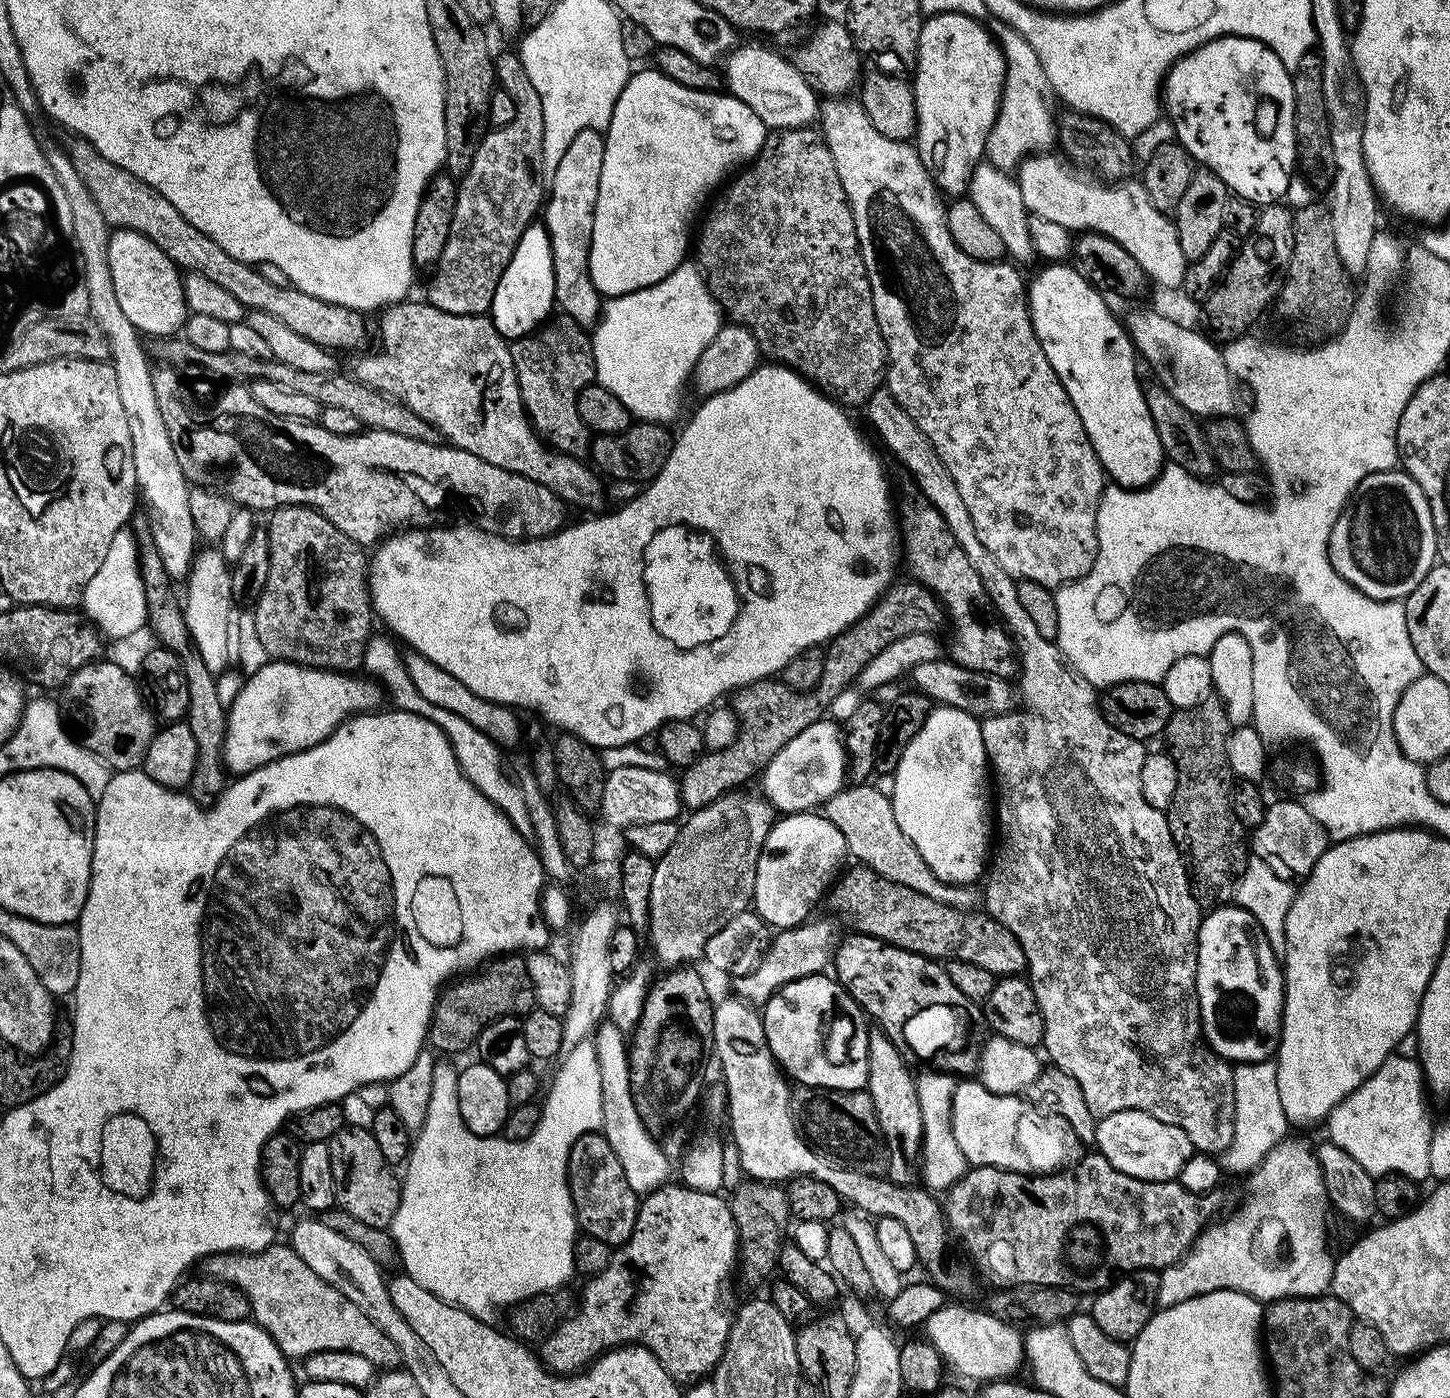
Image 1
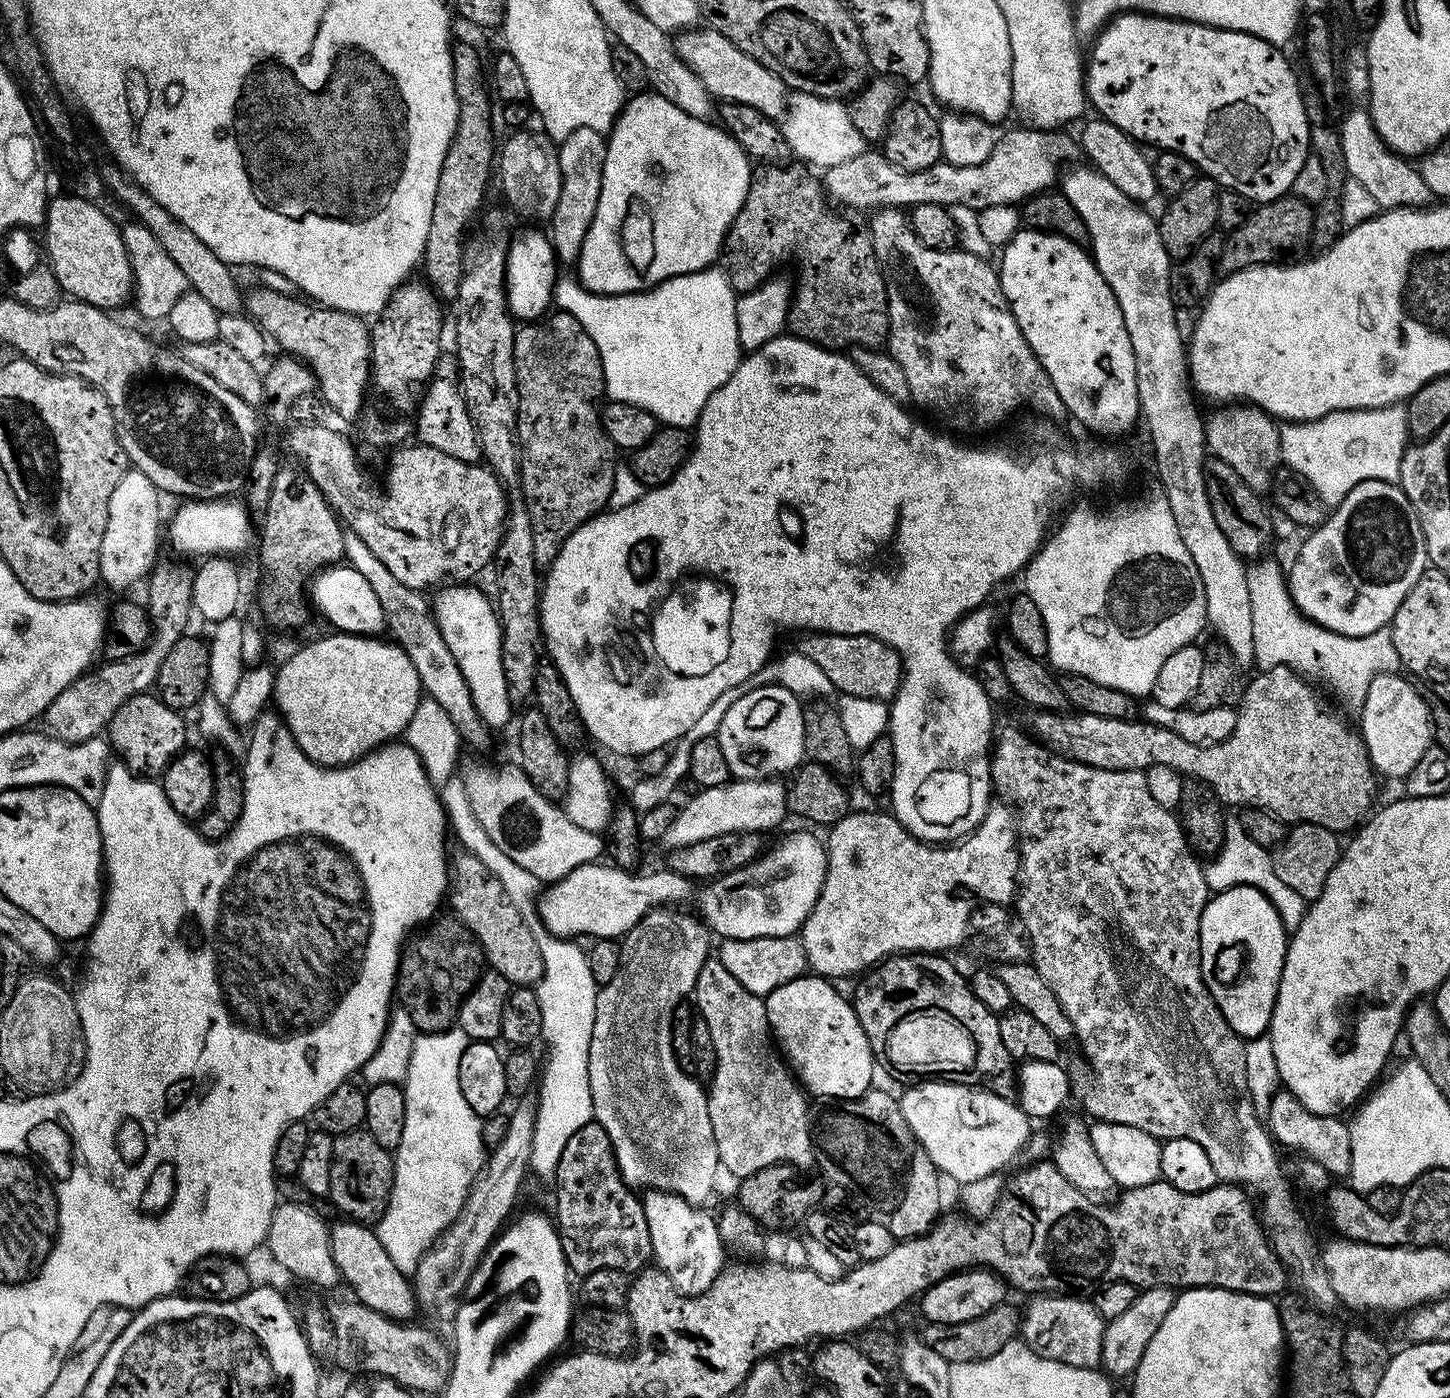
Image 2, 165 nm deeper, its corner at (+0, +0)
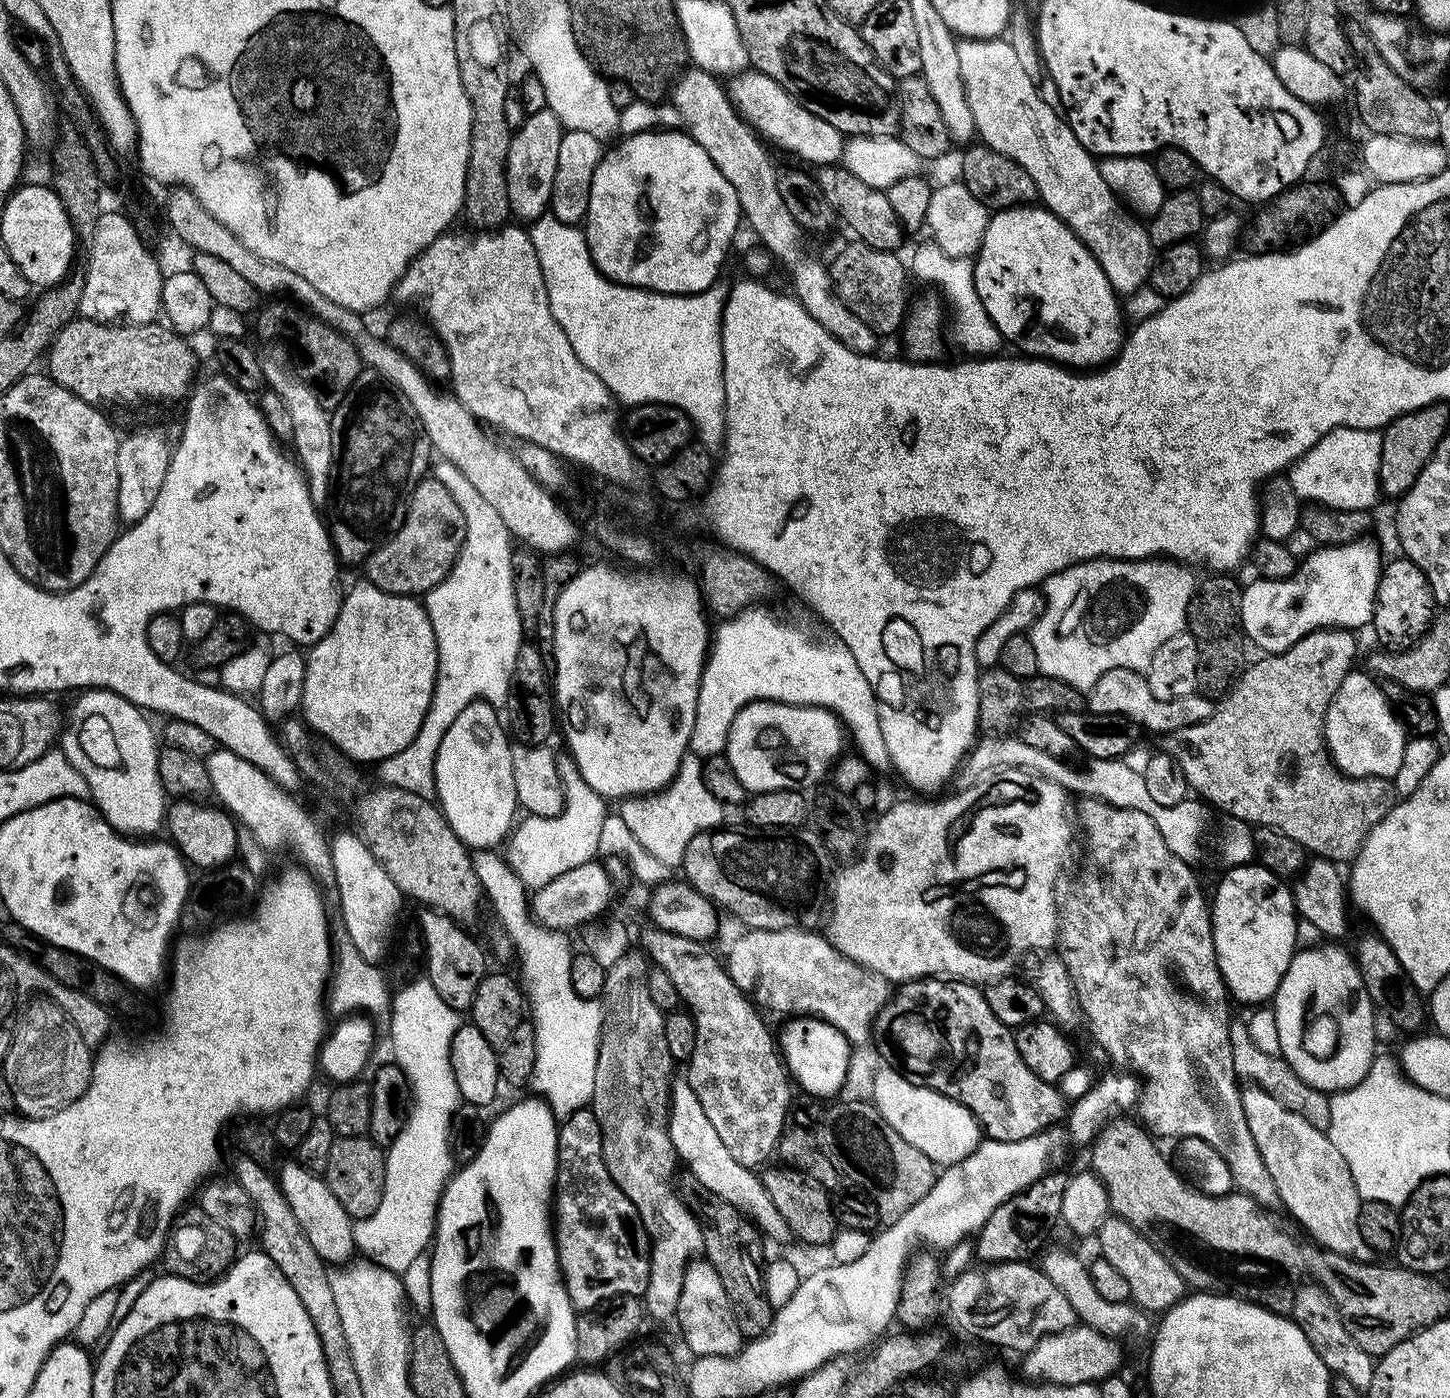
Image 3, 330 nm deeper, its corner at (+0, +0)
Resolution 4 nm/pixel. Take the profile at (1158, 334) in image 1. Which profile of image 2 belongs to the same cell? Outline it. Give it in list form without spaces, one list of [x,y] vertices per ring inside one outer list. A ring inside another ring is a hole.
[[[1220,406],[1204,421],[1204,442],[1213,457],[1226,462],[1250,490],[1264,494],[1271,489],[1281,467],[1280,431],[1268,413],[1255,406]]]

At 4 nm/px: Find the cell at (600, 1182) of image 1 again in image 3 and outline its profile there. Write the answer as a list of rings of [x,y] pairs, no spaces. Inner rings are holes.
[[[591,1107],[578,1109],[574,1114],[563,1117],[558,1124],[556,1134],[556,1186],[554,1189],[554,1235],[556,1238],[556,1258],[560,1261],[560,1275],[564,1277],[564,1289],[568,1292],[573,1309],[587,1310],[598,1306],[603,1300],[609,1300],[612,1296],[643,1297],[650,1278],[650,1254],[652,1253],[648,1243],[648,1231],[644,1229],[644,1223],[640,1220],[634,1202],[630,1202],[630,1198],[626,1198],[626,1194],[622,1194],[622,1190],[616,1185],[614,1178],[610,1178],[610,1170],[604,1161],[600,1123],[596,1115],[592,1113]]]

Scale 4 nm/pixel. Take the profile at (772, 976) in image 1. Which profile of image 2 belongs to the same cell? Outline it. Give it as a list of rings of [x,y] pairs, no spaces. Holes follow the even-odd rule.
[[[989,803],[980,825],[955,846],[930,844],[911,836],[895,815],[877,810],[852,810],[831,825],[826,835],[828,865],[824,885],[818,902],[798,933],[808,968],[817,977],[835,978],[863,973],[885,958],[905,952],[948,954],[968,936],[972,899],[984,904],[1011,905],[1018,892],[1020,871],[1018,816],[1007,803],[996,803]]]

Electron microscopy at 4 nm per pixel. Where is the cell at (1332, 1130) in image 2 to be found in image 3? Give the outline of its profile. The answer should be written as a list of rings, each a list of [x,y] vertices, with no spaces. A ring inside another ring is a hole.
[[[1230,1023],[1230,1050],[1234,1054],[1234,1070],[1237,1077],[1244,1079],[1245,1076],[1248,1082],[1255,1087],[1266,1090],[1266,1094],[1270,1094],[1270,1098],[1278,1098],[1278,1102],[1282,1102],[1282,1106],[1294,1110],[1294,1114],[1302,1114],[1302,1118],[1306,1118],[1306,1122],[1310,1122],[1316,1128],[1327,1129],[1330,1122],[1329,1097],[1314,1086],[1302,1082],[1302,1078],[1298,1078],[1298,1074],[1294,1074],[1294,1070],[1284,1061],[1283,1056],[1265,1054],[1262,1050],[1258,1050],[1258,1046],[1254,1046],[1254,1038],[1250,1038],[1247,1023]]]

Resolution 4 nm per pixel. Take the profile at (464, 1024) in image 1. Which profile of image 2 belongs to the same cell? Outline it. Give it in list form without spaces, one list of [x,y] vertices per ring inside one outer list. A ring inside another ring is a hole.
[[[439,915],[430,925],[427,925],[420,936],[418,934],[407,941],[400,955],[399,970],[396,974],[394,992],[397,1001],[410,1015],[417,1033],[423,1035],[445,1032],[455,1025],[460,1003],[480,978],[486,962],[484,952],[476,942],[473,933],[457,917],[444,915]]]

